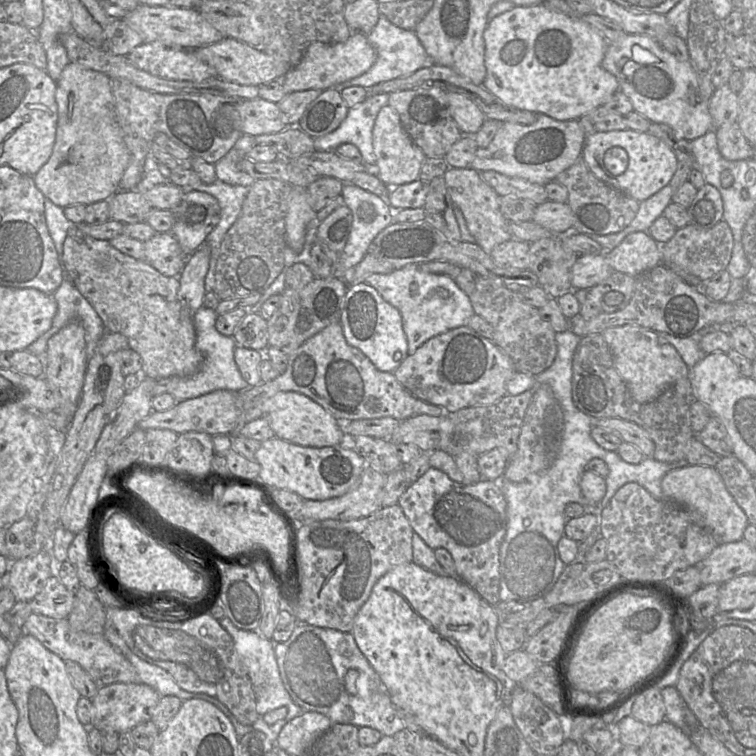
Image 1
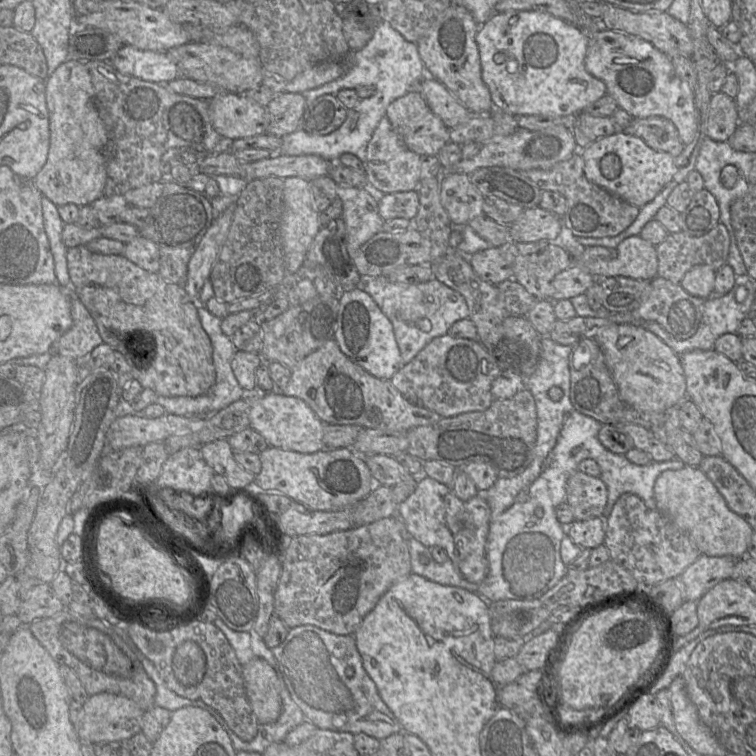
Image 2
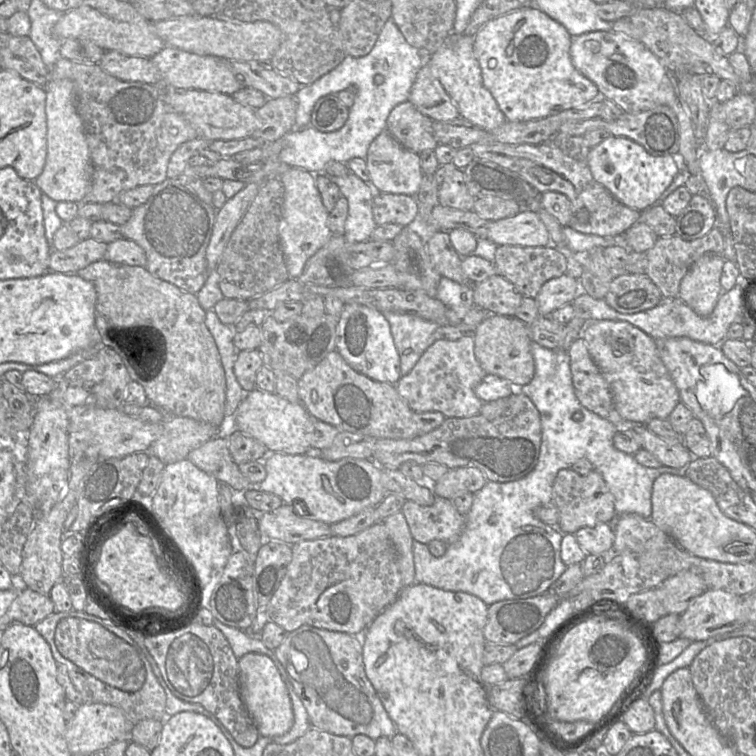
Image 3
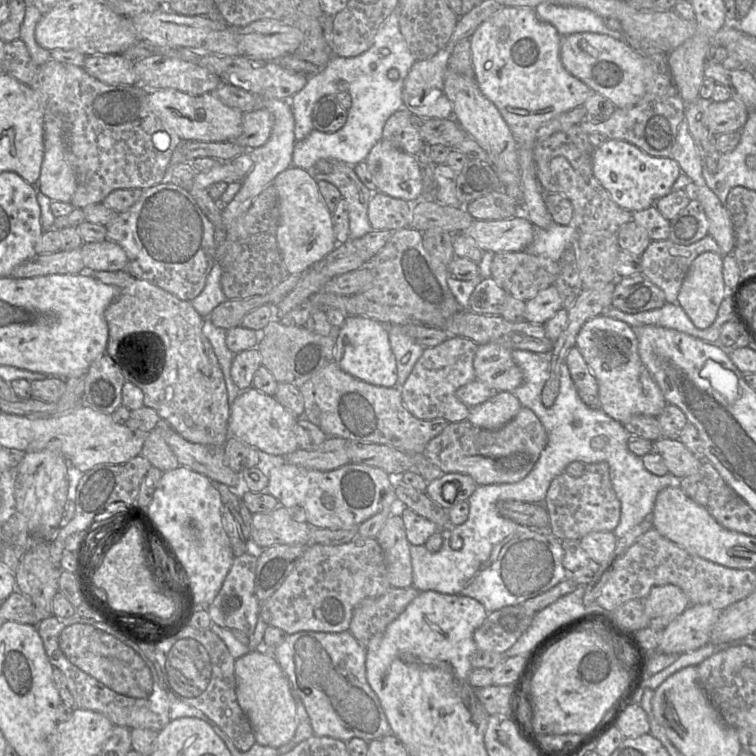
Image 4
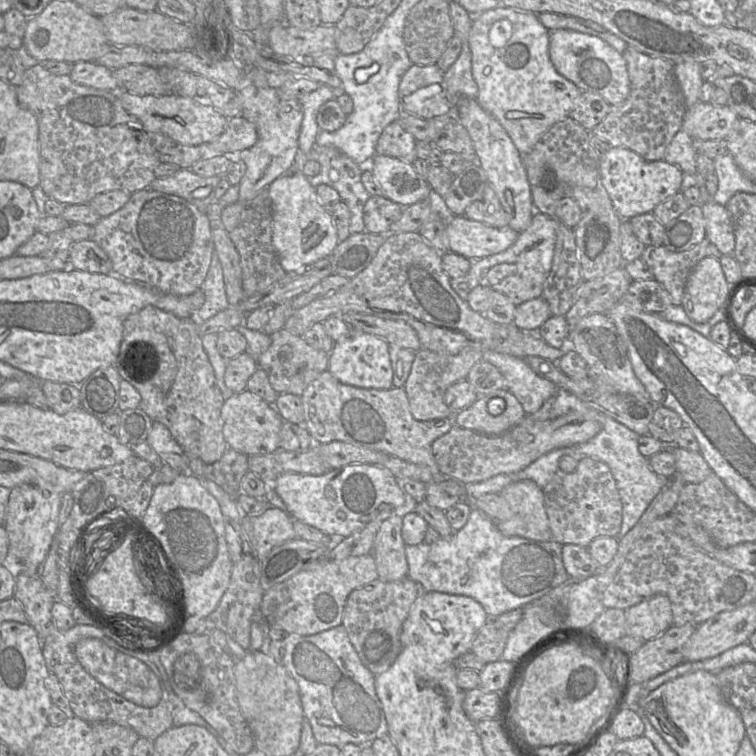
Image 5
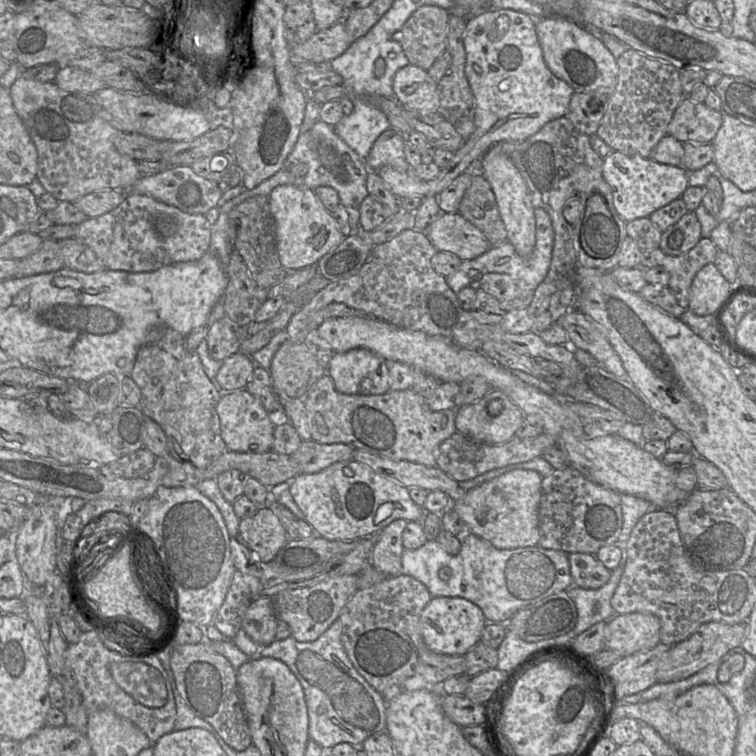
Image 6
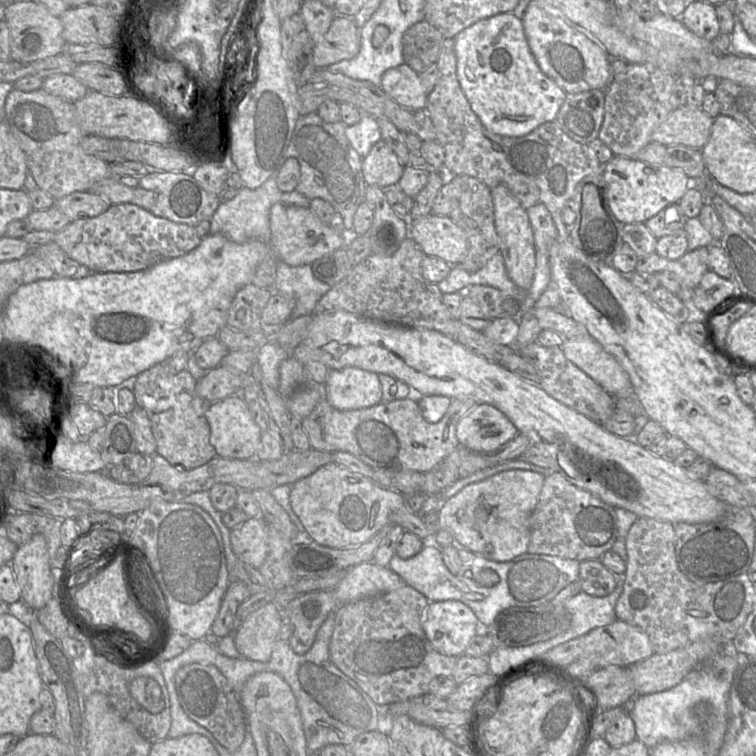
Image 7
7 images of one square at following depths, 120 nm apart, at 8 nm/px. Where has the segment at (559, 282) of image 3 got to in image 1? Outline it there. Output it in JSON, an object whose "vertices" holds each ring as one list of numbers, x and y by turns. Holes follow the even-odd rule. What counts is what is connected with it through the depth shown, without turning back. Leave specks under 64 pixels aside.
{"vertices":[[604,254,577,258,571,269,572,290,590,289,612,273]]}

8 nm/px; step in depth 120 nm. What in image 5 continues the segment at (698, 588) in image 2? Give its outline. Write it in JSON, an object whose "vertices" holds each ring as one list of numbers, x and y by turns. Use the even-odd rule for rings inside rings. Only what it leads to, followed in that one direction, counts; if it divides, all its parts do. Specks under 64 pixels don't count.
{"vertices":[[657,594,625,611,626,636,652,640,673,625,672,606,666,595]]}

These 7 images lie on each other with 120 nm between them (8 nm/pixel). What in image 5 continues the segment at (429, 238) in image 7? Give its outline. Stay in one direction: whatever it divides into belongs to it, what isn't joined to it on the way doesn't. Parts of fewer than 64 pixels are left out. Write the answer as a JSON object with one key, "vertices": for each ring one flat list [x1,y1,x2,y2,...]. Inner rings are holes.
{"vertices":[[445,212,444,218,447,219,446,235,448,238,449,251,462,255,469,260,478,260,503,252,511,247,519,236,519,233,508,225,501,228,496,228,488,226,482,222,470,220,464,215,447,216,447,213]]}

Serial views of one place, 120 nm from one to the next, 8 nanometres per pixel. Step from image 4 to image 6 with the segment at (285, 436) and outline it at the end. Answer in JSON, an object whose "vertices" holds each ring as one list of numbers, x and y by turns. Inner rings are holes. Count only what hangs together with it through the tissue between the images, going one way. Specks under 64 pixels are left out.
{"vertices":[[245,388,225,392,216,405,216,412,227,451,258,454,272,449,276,415,269,414,261,402]]}

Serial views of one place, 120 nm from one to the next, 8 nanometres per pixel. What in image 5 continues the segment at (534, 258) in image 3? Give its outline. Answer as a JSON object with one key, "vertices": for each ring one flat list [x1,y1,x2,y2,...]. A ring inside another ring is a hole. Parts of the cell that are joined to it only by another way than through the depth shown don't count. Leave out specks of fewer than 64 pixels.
{"vertices":[[501,263,487,271,484,281,519,306,541,297,547,275,520,263]]}

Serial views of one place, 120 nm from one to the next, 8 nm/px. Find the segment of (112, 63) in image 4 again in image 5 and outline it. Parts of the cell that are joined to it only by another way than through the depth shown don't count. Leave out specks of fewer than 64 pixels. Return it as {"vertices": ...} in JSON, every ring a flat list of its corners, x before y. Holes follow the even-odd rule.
{"vertices":[[77,62,72,66,71,79,78,84,108,91,119,91,113,70,96,62]]}

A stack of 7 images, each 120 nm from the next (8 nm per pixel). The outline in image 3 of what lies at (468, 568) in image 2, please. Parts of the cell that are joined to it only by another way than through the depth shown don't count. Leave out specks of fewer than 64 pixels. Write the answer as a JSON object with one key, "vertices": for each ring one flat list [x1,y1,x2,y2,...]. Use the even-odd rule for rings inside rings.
{"vertices":[[435,496,430,506,406,500,400,512,407,521,413,540,426,545,433,540,446,544,455,542,465,525,465,516,456,510,453,502,439,496]]}

